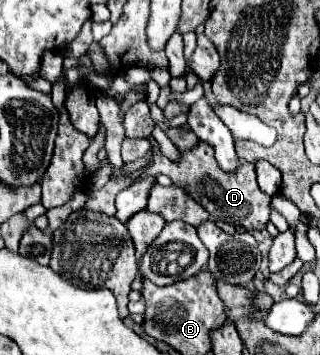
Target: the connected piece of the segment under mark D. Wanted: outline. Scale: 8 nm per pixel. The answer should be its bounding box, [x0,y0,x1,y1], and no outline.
[131,139,271,231]

